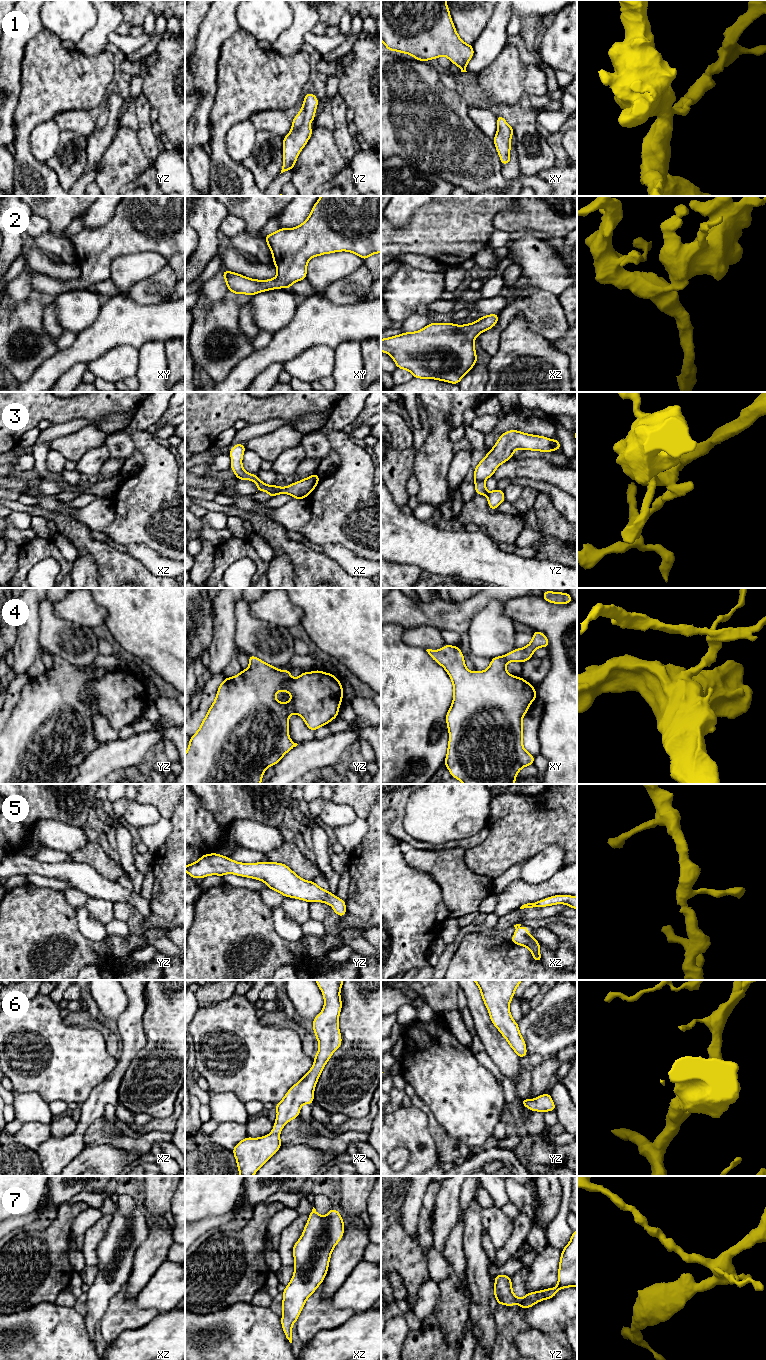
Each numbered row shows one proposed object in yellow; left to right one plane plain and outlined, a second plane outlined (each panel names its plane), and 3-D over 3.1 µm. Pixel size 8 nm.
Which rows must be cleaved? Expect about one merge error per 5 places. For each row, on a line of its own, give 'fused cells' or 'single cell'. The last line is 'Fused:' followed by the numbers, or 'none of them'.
1: single cell
2: single cell
3: fused cells
4: single cell
5: single cell
6: single cell
7: single cell
Fused: 3

